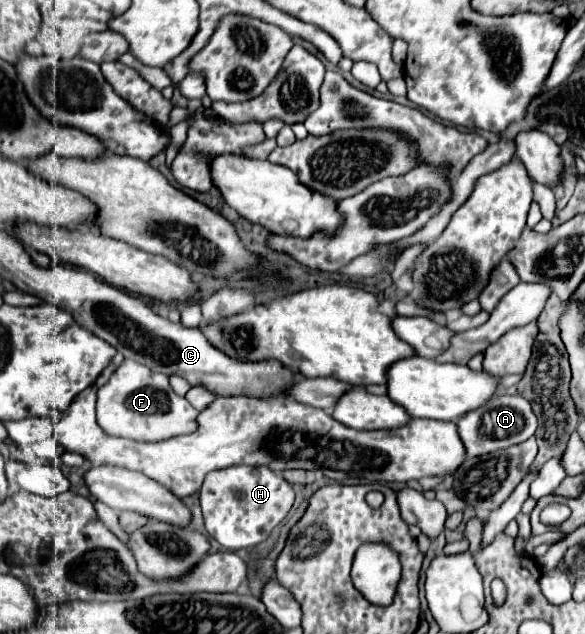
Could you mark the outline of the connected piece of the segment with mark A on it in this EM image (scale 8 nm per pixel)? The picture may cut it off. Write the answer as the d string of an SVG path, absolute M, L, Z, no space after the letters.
M495 396L485 406L465 414L459 422L459 436L467 448L467 456L479 456L521 444L531 438L537 430L537 418L531 410L531 404L521 396Z

